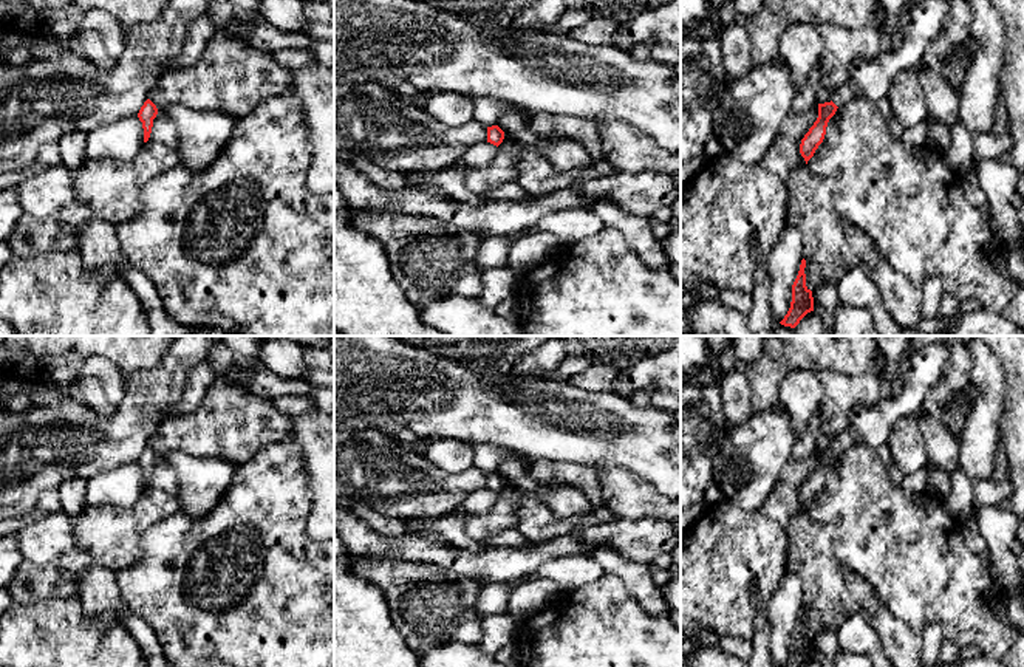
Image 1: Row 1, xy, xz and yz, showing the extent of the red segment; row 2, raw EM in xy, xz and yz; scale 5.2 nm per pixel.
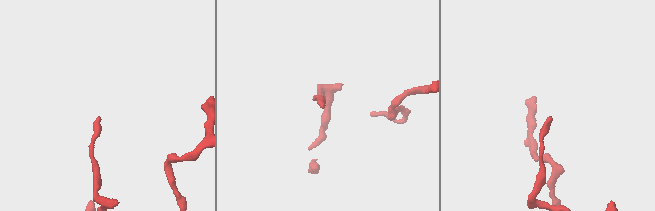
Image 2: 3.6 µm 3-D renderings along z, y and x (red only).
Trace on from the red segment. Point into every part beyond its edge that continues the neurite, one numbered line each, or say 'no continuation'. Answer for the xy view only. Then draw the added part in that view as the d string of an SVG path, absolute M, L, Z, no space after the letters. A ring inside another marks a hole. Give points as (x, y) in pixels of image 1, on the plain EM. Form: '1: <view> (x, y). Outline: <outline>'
no continuation

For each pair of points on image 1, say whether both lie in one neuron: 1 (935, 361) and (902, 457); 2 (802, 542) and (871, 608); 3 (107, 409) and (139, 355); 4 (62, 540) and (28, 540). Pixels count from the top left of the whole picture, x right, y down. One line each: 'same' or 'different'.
1: different
2: same
3: different
4: same

